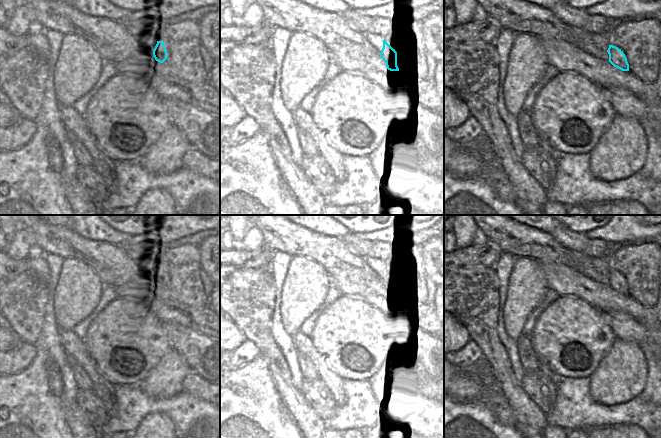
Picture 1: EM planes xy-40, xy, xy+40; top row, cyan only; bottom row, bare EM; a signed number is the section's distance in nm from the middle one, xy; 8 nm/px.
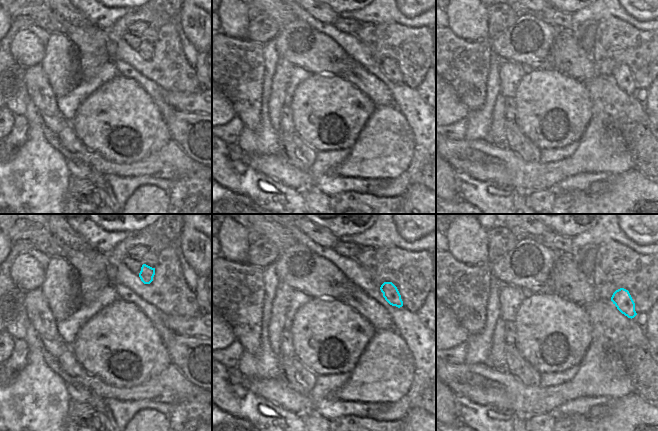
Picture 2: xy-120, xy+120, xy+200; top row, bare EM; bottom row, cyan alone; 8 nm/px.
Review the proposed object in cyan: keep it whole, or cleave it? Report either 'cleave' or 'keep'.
cleave

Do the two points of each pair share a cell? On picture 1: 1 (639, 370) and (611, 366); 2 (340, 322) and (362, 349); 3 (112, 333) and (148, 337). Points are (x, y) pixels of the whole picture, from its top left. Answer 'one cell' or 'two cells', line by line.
1: one cell
2: one cell
3: one cell

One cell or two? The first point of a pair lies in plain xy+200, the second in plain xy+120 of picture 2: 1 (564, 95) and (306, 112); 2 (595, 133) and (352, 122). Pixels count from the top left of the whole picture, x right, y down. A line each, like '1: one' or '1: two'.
1: one
2: two

